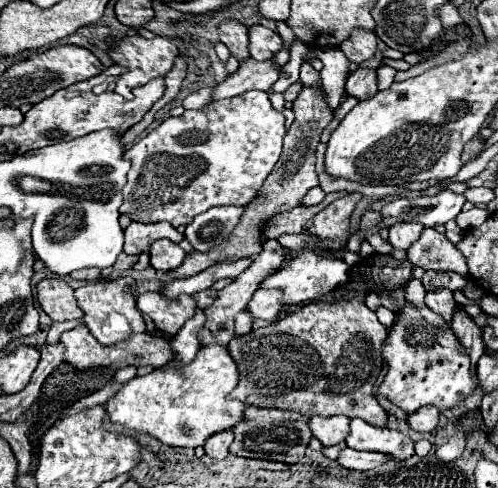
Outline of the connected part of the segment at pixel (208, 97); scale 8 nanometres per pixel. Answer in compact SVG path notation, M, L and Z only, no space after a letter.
M205 86L197 92L191 92L187 98L185 98L185 108L187 110L205 110L207 106L213 104L213 92L215 92L215 86Z

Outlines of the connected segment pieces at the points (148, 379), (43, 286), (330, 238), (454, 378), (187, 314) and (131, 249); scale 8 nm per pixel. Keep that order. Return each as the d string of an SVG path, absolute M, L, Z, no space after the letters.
M201 346L195 360L187 366L167 364L145 376L131 378L115 396L107 400L105 410L113 424L127 430L149 434L167 446L197 448L203 446L211 434L229 430L243 420L245 406L241 402L225 400L237 380L237 366L227 348Z
M47 278L39 282L37 298L41 302L41 308L53 322L67 322L83 316L83 312L77 306L73 288L61 278Z
M349 194L341 200L335 200L331 206L327 206L311 220L309 230L317 234L321 240L325 240L319 244L319 248L339 250L347 244L347 238L349 238L347 218L351 216L359 200L361 200L359 194Z
M405 300L397 310L397 318L383 342L383 362L387 364L387 376L379 386L379 394L409 414L423 406L451 410L463 404L469 394L481 390L479 376L471 372L471 358L455 336L451 322L425 304L415 306Z
M143 292L137 296L137 308L155 322L157 330L175 336L183 324L193 318L197 304L191 296L179 298L179 302L171 302L159 292Z
M131 222L125 228L125 252L127 254L149 254L151 244L155 240L169 238L171 242L181 242L183 234L179 234L169 222L157 222L157 224L141 224L141 222Z

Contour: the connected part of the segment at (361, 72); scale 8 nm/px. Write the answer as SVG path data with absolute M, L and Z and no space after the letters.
M357 68L345 84L347 96L355 96L357 100L369 100L377 94L377 74L369 68Z

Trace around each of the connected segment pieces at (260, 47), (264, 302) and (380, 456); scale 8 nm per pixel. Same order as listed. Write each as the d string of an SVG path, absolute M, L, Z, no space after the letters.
M255 24L249 28L249 56L253 60L271 60L283 46L283 40L277 32Z
M257 290L247 304L247 310L253 318L263 318L267 322L275 322L281 308L283 290Z
M345 448L341 454L339 454L339 464L343 464L345 468L349 470L359 470L359 472L365 472L365 470L373 470L389 460L393 460L391 456L383 454L383 452L357 452L353 448Z

